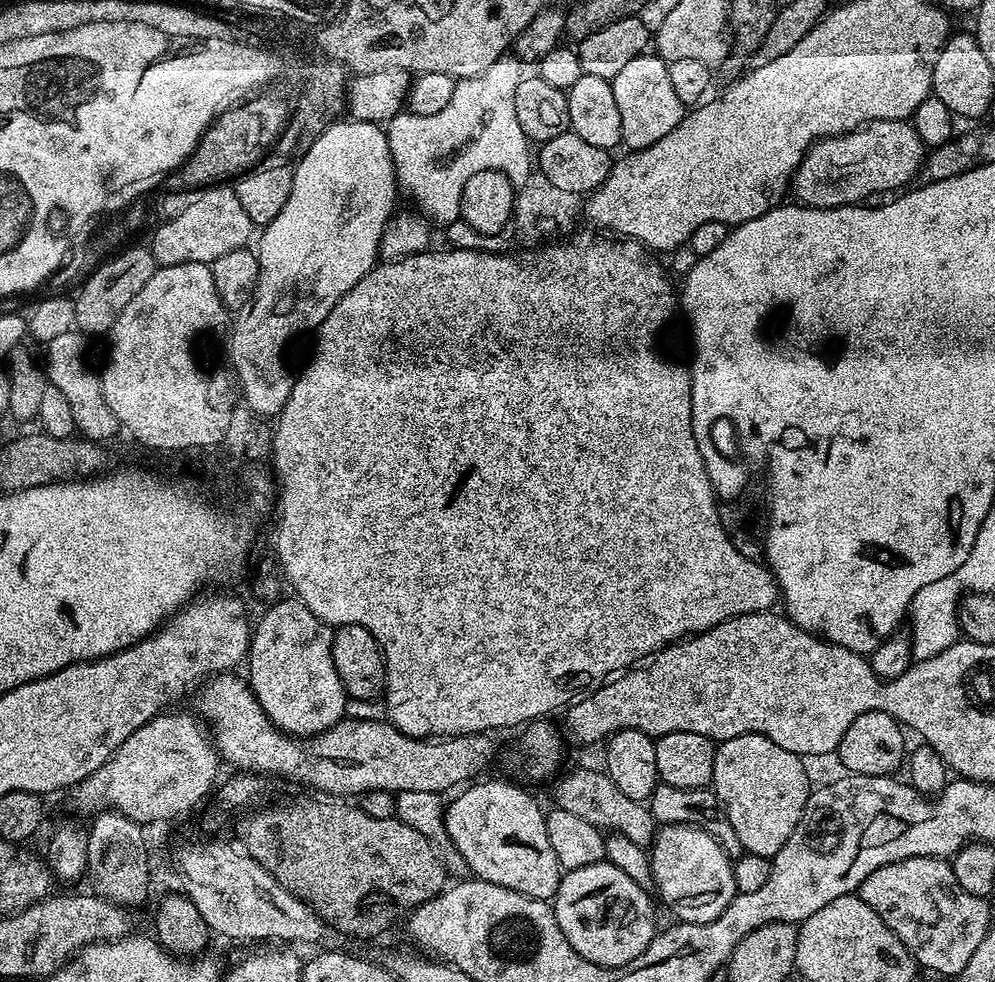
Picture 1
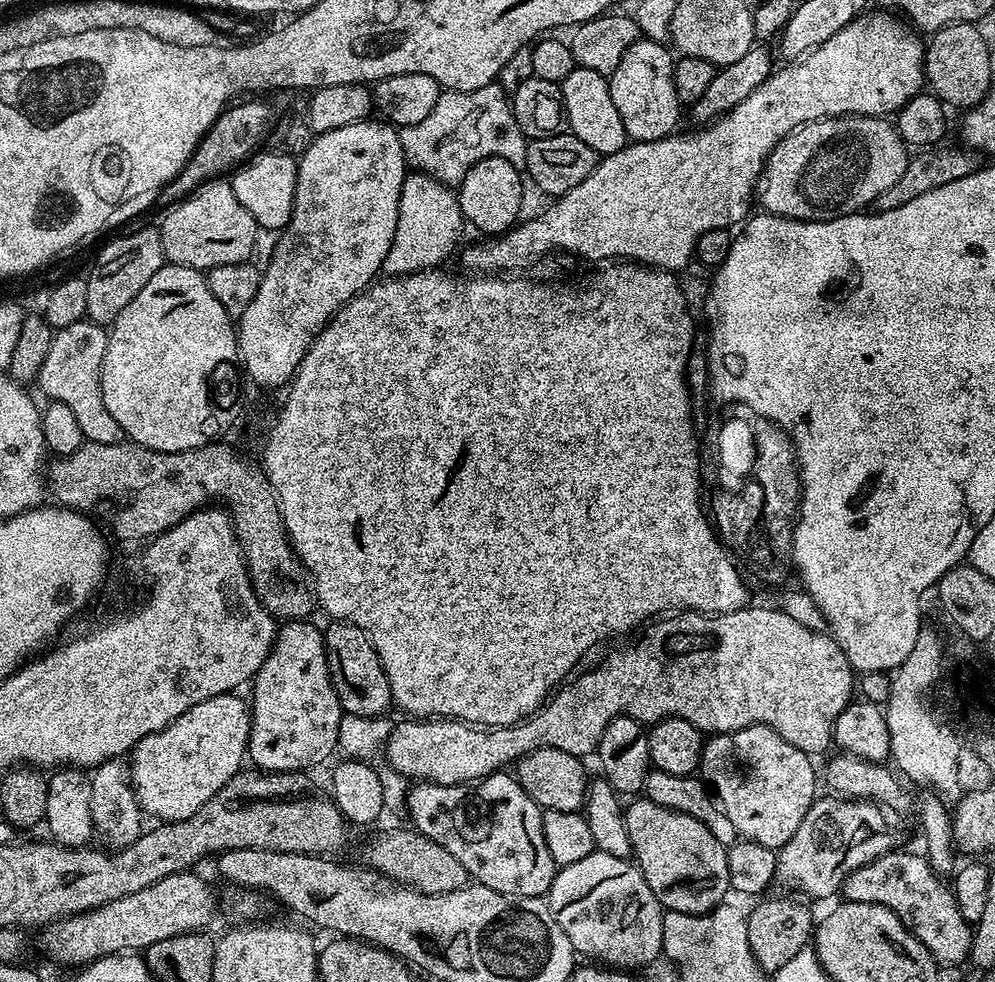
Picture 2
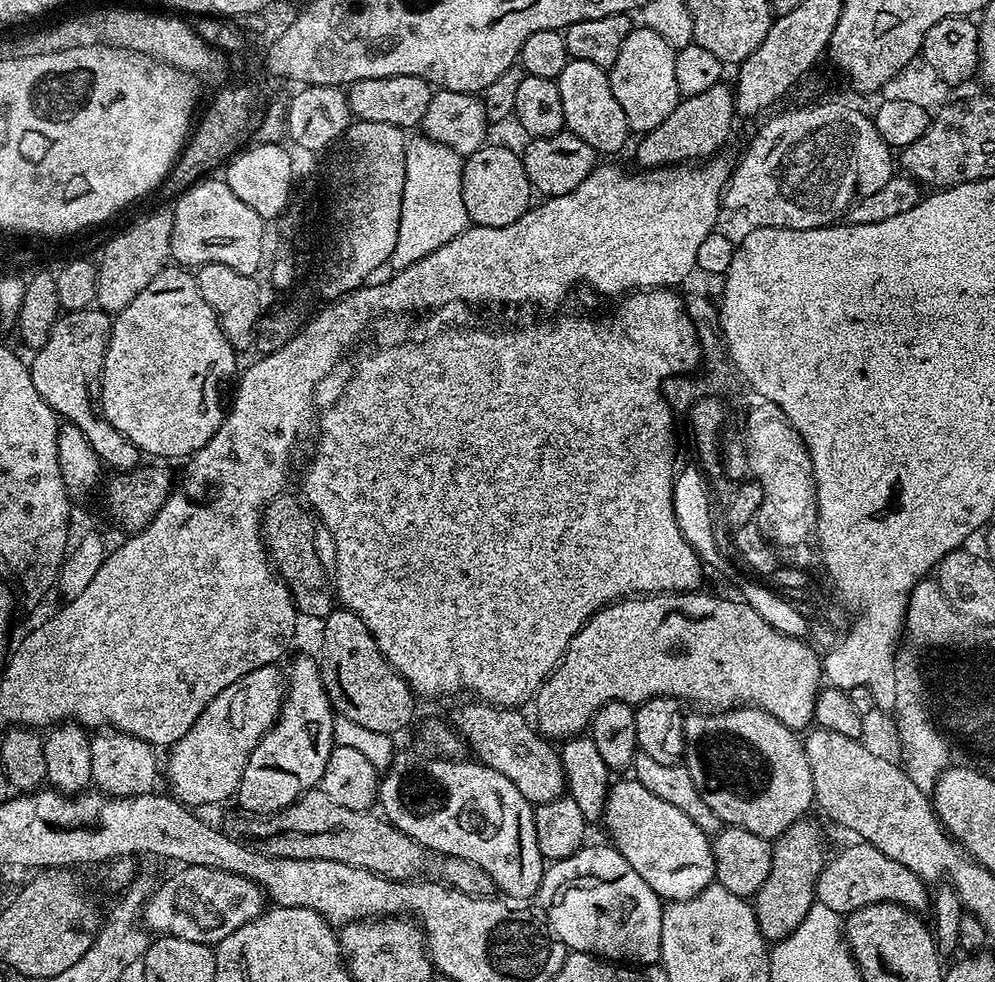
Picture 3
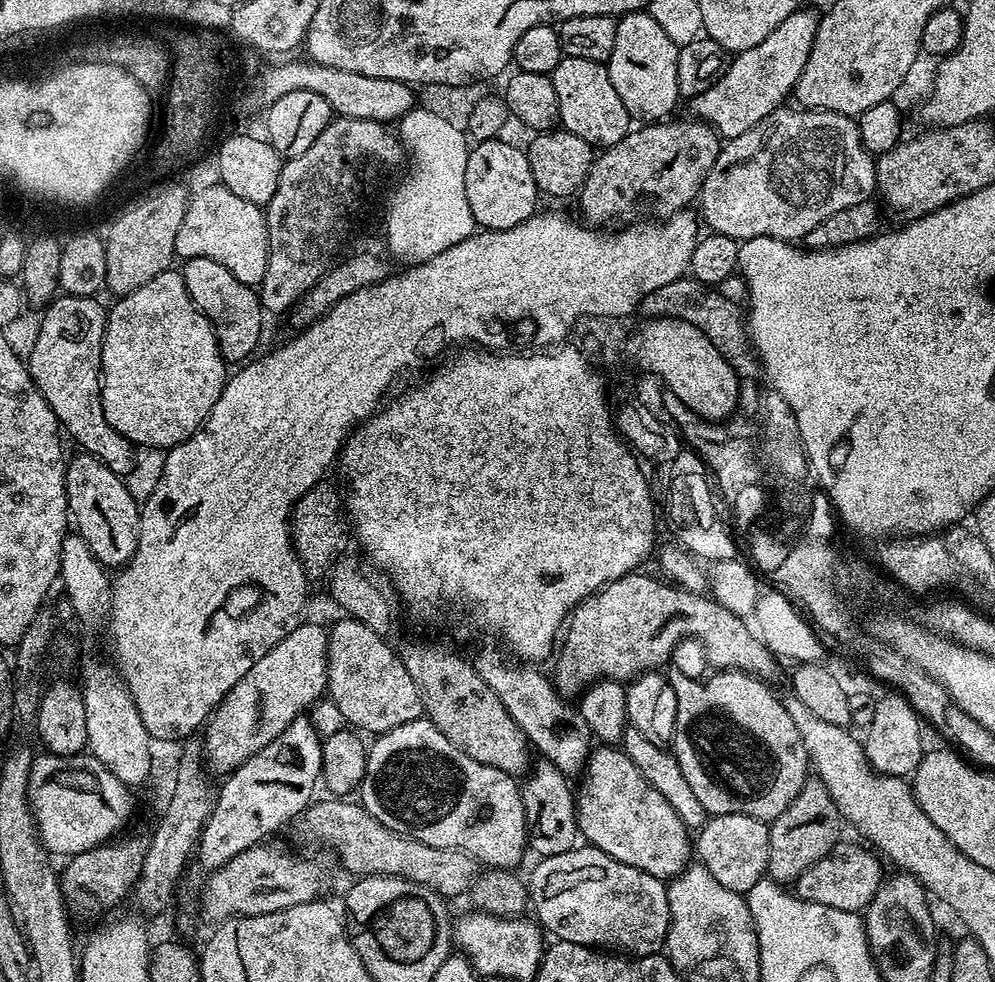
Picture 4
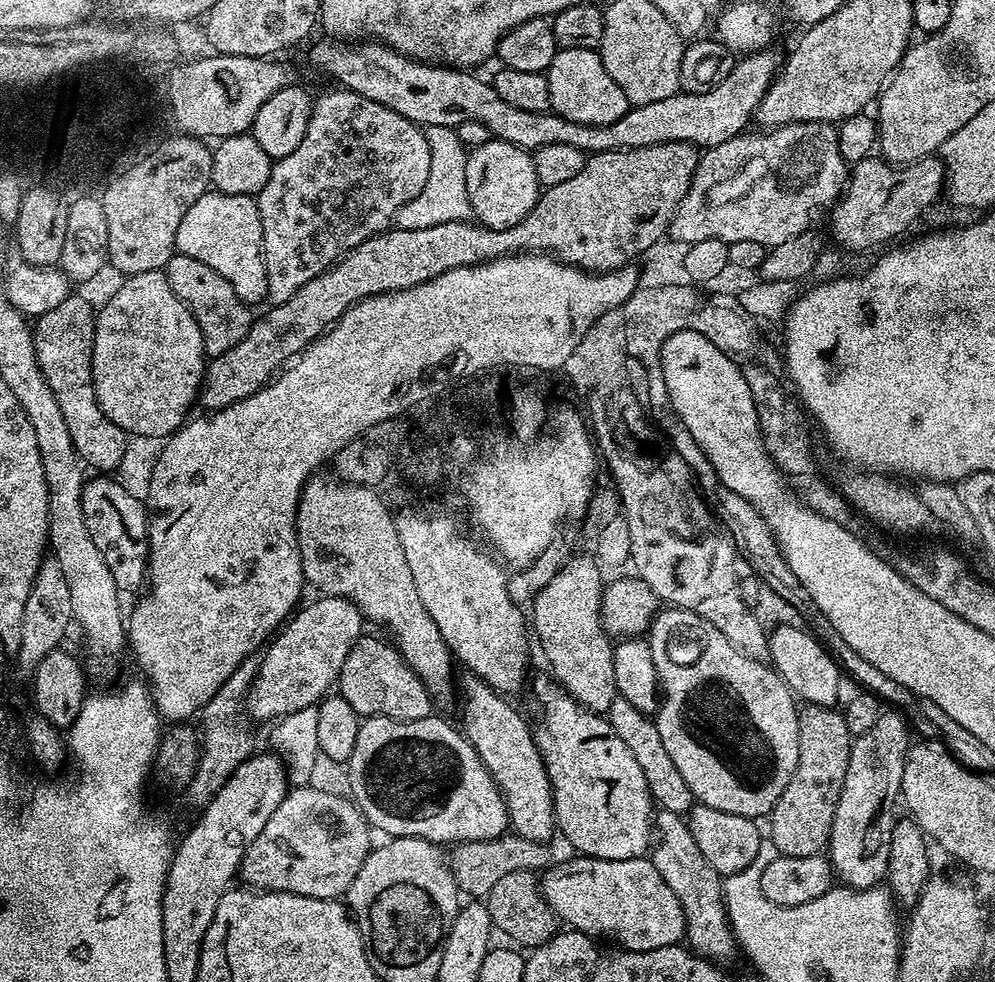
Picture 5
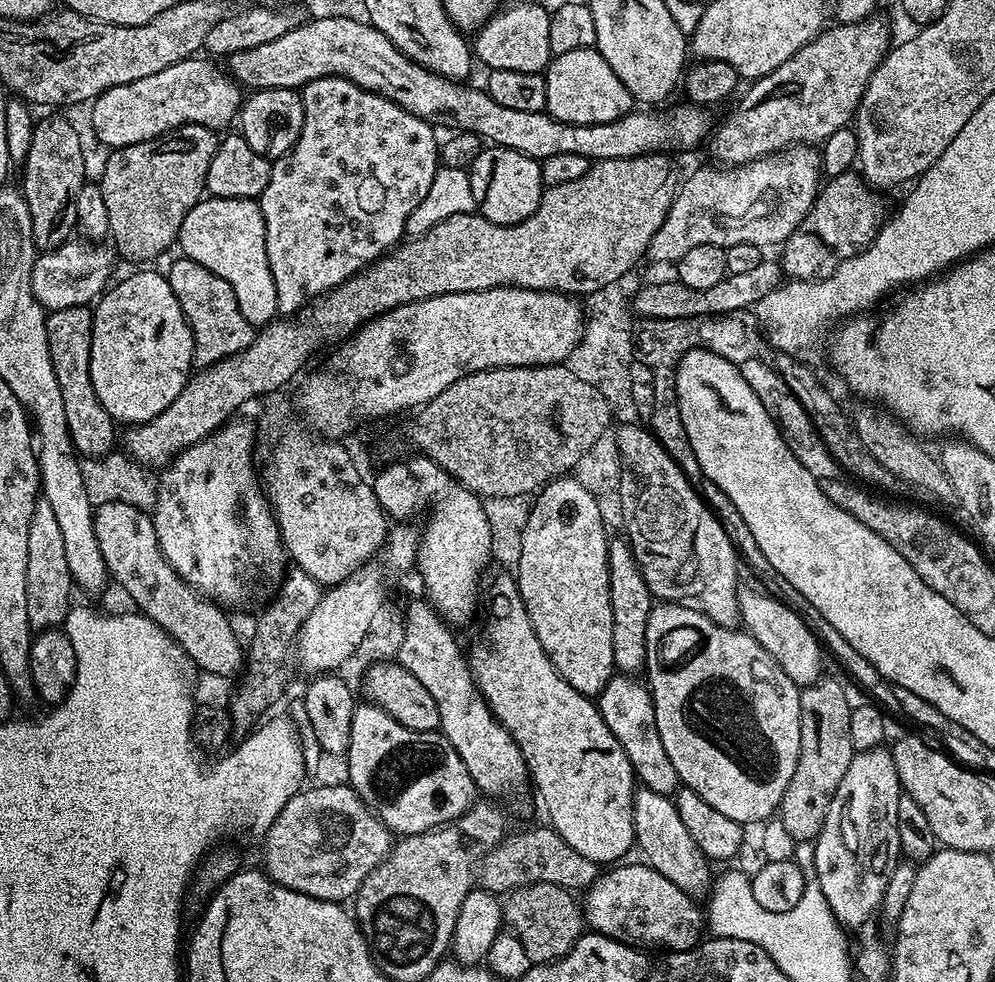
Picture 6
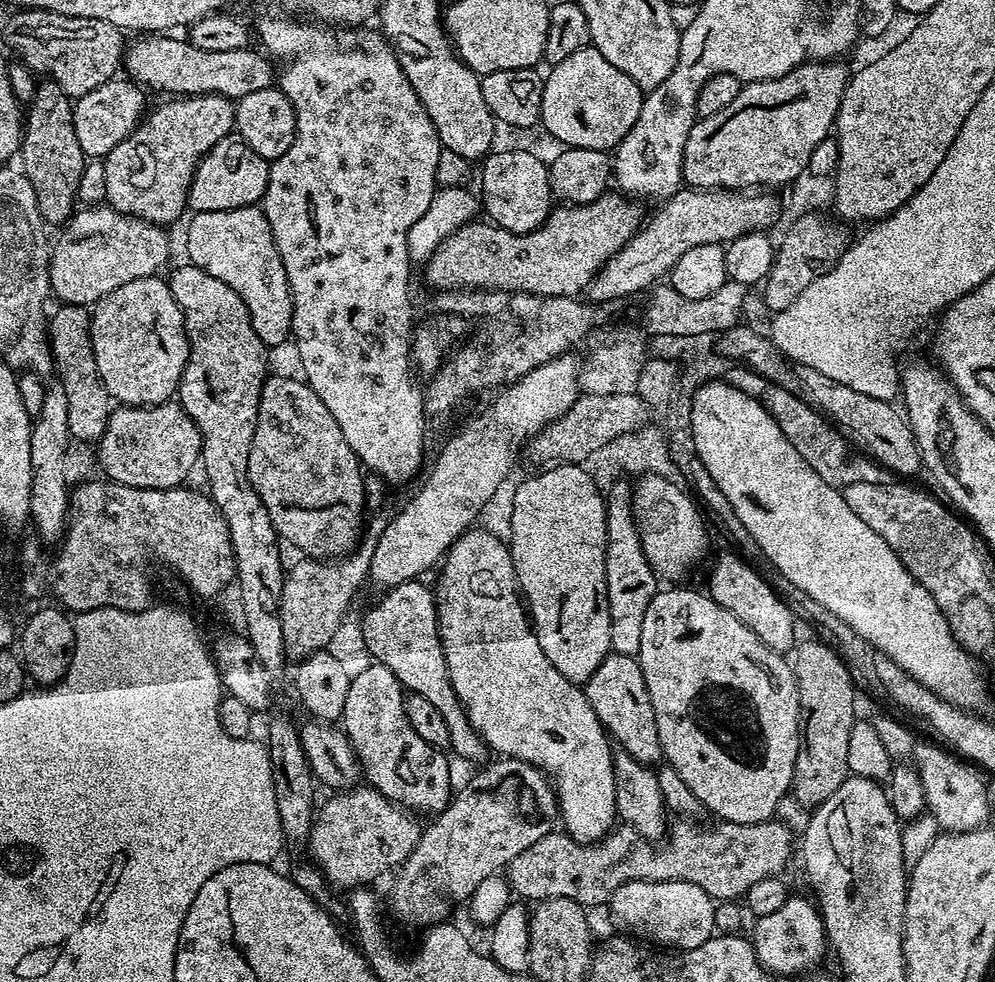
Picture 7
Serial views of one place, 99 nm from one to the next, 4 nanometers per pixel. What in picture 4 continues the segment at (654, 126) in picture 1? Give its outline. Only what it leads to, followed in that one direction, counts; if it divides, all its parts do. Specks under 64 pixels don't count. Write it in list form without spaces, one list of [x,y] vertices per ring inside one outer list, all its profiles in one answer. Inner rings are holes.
[[[646,10],[627,12],[616,21],[618,34],[614,38],[614,54],[606,61],[610,82],[622,98],[629,117],[636,122],[659,122],[671,117],[676,103],[682,100],[678,90],[679,47],[670,42],[662,26],[650,18]]]

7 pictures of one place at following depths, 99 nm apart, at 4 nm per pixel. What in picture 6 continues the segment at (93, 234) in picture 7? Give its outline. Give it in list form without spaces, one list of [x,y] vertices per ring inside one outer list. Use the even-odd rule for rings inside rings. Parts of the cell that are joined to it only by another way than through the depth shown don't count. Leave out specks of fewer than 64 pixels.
[[[72,238],[52,251],[41,251],[32,271],[32,293],[36,301],[49,313],[74,306],[91,305],[109,287],[113,279],[114,252],[111,247],[108,249],[103,248],[104,246],[100,242],[85,242],[80,238]]]

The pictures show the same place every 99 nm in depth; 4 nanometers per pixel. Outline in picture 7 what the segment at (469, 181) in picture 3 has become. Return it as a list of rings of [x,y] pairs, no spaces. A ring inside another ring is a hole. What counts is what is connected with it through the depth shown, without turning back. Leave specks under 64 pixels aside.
[[[493,151],[484,157],[482,167],[479,169],[480,188],[478,196],[482,201],[482,208],[488,211],[487,219],[498,228],[505,228],[508,232],[513,232],[519,236],[533,232],[534,229],[542,227],[544,220],[547,219],[549,212],[554,207],[554,197],[550,190],[550,178],[548,177],[548,164],[540,161],[532,152],[499,152]]]

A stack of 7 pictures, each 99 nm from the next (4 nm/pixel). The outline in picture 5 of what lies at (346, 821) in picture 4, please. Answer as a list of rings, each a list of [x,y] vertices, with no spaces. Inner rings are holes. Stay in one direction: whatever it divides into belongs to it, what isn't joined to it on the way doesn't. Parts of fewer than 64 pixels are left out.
[[[505,834],[498,840],[469,840],[451,853],[450,867],[452,876],[465,897],[484,898],[502,878],[502,874],[510,874],[514,870],[526,870],[539,873],[549,867],[548,852],[539,840],[527,840],[515,834]]]

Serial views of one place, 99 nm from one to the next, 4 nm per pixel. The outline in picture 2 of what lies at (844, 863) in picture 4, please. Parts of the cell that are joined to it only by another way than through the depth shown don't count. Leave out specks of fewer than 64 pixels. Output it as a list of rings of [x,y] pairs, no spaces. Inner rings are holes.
[[[900,851],[887,852],[872,864],[854,870],[844,880],[843,899],[845,901],[878,903],[888,907],[905,924],[906,930],[933,956],[937,965],[965,963],[969,959],[974,928],[969,920],[962,918],[962,910],[958,910],[955,891],[949,885],[948,888],[944,885],[947,883],[936,875],[923,855],[911,856],[908,852]]]

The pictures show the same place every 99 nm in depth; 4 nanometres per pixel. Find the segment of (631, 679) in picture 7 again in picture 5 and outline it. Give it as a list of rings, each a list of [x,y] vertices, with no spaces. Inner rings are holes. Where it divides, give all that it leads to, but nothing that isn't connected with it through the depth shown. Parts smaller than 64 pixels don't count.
[[[619,698],[612,703],[606,718],[611,722],[614,734],[622,738],[630,754],[634,754],[634,759],[646,778],[646,786],[650,790],[655,807],[670,814],[687,817],[697,803],[696,795],[692,793],[690,786],[686,786],[686,778],[682,778],[678,766],[674,766],[674,761],[670,759],[670,753],[662,743],[662,734],[658,734],[655,719],[647,716],[642,710],[637,710],[630,702]]]

